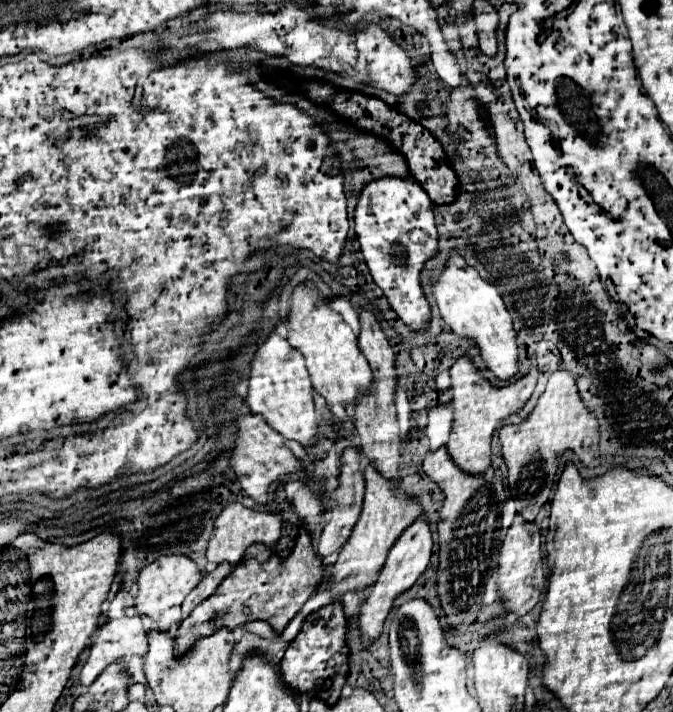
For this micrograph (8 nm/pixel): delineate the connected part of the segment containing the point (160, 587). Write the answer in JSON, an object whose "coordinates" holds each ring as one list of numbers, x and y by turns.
{"coordinates":[[161,556,149,566,145,566,139,572,139,594,135,598,135,608,139,616,147,616,157,624,157,630,167,632,173,624,179,624,183,620,181,604,185,596,199,584,201,572,195,566,195,562,187,556]]}

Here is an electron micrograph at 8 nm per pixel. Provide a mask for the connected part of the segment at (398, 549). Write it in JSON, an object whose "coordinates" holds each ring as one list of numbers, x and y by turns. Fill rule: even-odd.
{"coordinates":[[419,518,401,534,401,538,391,548,387,562,379,574,379,580,371,588,371,594,359,612,359,630,361,630,361,638,363,638,365,646,371,646,383,634,383,626,385,626,385,620,387,620,391,608,393,608,393,600,399,594,403,594,405,590,409,590,417,582,417,578,425,572,429,558,431,558,431,546,433,546,433,540,431,540,429,524,423,518]]}

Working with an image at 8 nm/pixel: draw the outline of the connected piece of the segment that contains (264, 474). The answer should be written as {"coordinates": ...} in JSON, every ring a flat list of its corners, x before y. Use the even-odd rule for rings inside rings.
{"coordinates":[[249,414,249,416,237,418,237,426,239,426,239,434,237,434,237,446,231,452,231,468,235,470,247,496,251,496,257,504,267,504,267,492,273,482,289,474,303,474,305,468,285,446,283,436,277,434,277,430,273,430,265,422,265,418]]}

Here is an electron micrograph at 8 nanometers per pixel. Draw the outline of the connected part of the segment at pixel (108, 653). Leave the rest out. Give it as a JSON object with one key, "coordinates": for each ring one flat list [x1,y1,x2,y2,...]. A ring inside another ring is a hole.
{"coordinates":[[139,616,123,618,123,630,117,630,117,624,103,626,101,632,93,638,91,654,81,668,81,684,91,686,97,676,113,662,121,662,121,670,129,670,131,656,147,654,147,634,143,630,143,622],[123,632,123,636,121,636]]}

